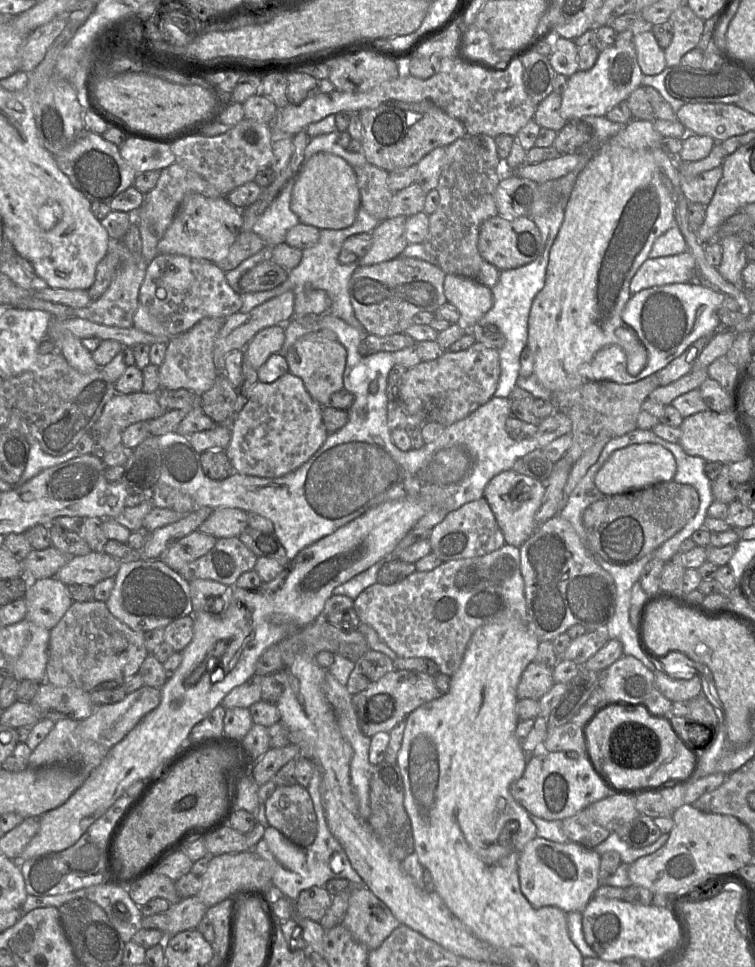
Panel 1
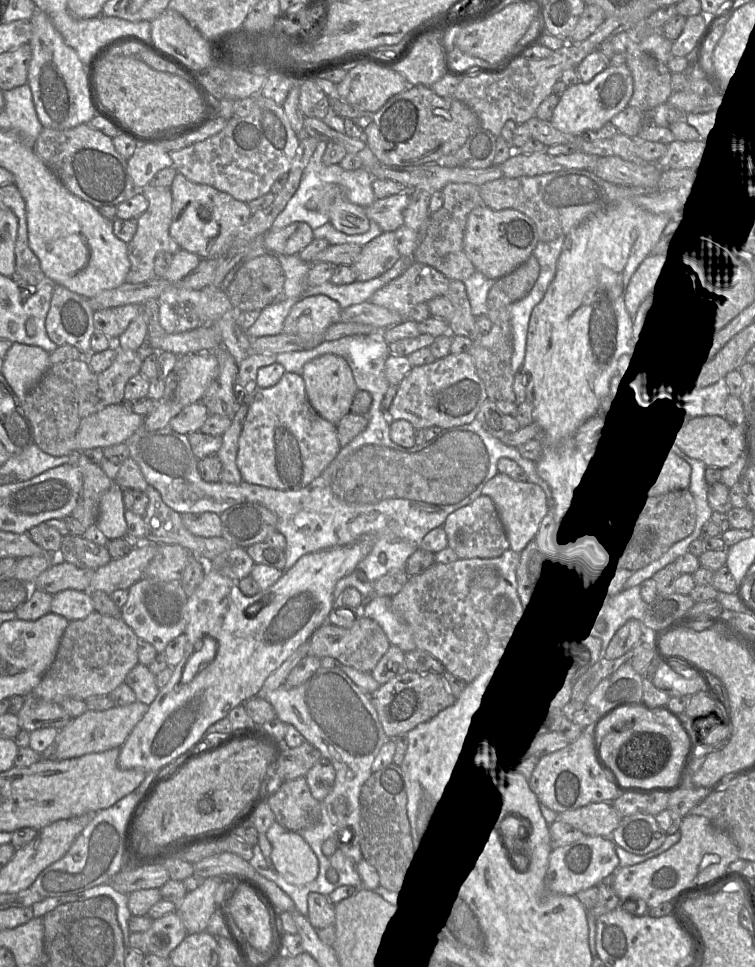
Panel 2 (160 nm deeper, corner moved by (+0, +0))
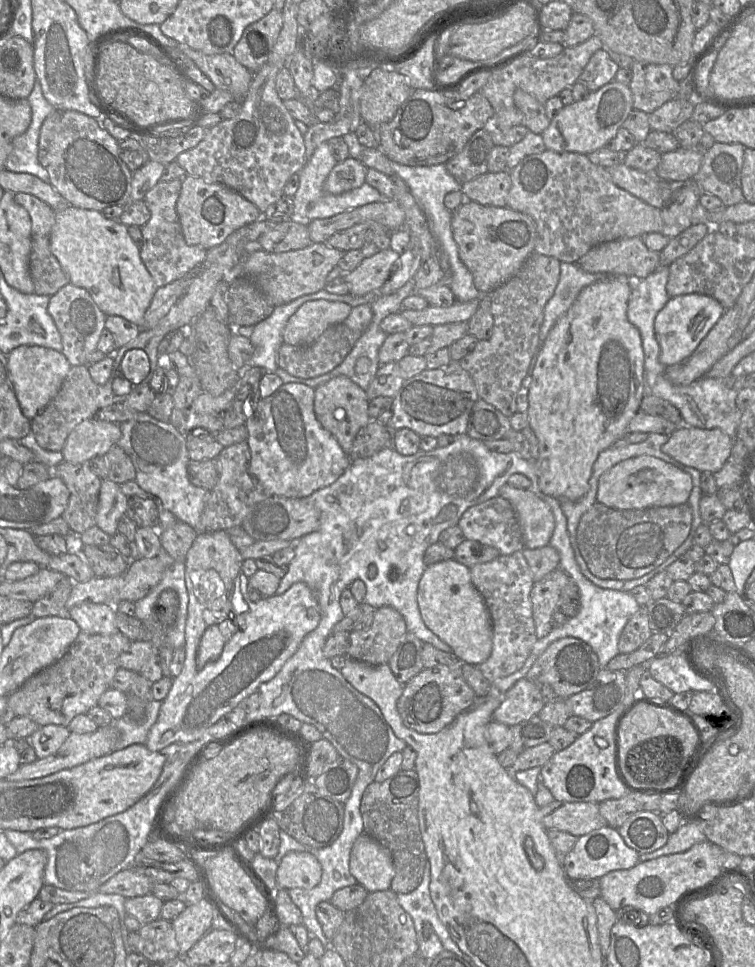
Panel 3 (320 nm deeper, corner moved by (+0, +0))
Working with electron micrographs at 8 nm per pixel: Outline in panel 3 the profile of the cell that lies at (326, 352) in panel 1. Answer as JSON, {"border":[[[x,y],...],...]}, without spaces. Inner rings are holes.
{"border":[[[339,375],[315,388],[314,411],[318,421],[349,455],[358,432],[371,418],[368,414],[369,398],[366,392],[350,378]]]}

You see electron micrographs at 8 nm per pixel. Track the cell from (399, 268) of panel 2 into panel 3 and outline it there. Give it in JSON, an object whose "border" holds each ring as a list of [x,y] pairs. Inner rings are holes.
{"border":[[[322,289],[318,292],[312,293],[312,294],[307,294],[304,296],[301,296],[299,298],[294,299],[293,301],[275,306],[272,313],[256,324],[255,326],[240,326],[240,327],[235,327],[235,332],[237,332],[240,335],[250,337],[251,343],[254,346],[254,352],[247,362],[246,367],[248,366],[257,366],[261,367],[265,372],[272,372],[274,373],[279,365],[277,363],[277,355],[280,347],[284,344],[283,341],[283,330],[284,327],[289,320],[289,318],[297,311],[297,309],[304,304],[307,301],[311,300],[318,300],[318,299],[325,299],[329,301],[343,301],[348,303],[352,307],[356,307],[361,304],[366,304],[366,303],[371,303],[376,297],[381,295],[381,289],[377,291],[370,292],[369,294],[363,295],[363,296],[355,296],[351,293],[345,294],[345,295],[339,295],[339,294],[334,294],[330,293],[329,291]]]}

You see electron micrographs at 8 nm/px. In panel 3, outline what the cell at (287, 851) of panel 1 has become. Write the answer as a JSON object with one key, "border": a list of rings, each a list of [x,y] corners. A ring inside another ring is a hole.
{"border":[[[310,851],[288,852],[277,868],[279,888],[312,889],[319,884],[321,877],[321,864]]]}

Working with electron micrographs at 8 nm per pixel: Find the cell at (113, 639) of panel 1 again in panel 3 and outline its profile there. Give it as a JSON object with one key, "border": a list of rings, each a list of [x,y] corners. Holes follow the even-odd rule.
{"border":[[[81,630],[65,655],[44,668],[21,687],[9,694],[8,706],[16,716],[26,716],[39,727],[47,724],[68,726],[79,714],[87,714],[98,705],[100,696],[111,687],[112,679],[119,668],[118,659],[130,640],[121,632],[92,634]]]}

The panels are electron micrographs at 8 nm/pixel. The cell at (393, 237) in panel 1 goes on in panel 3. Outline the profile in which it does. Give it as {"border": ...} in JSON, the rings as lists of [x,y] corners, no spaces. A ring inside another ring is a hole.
{"border":[[[392,248],[366,257],[354,270],[342,274],[355,296],[363,296],[383,287],[393,274],[400,254]]]}

